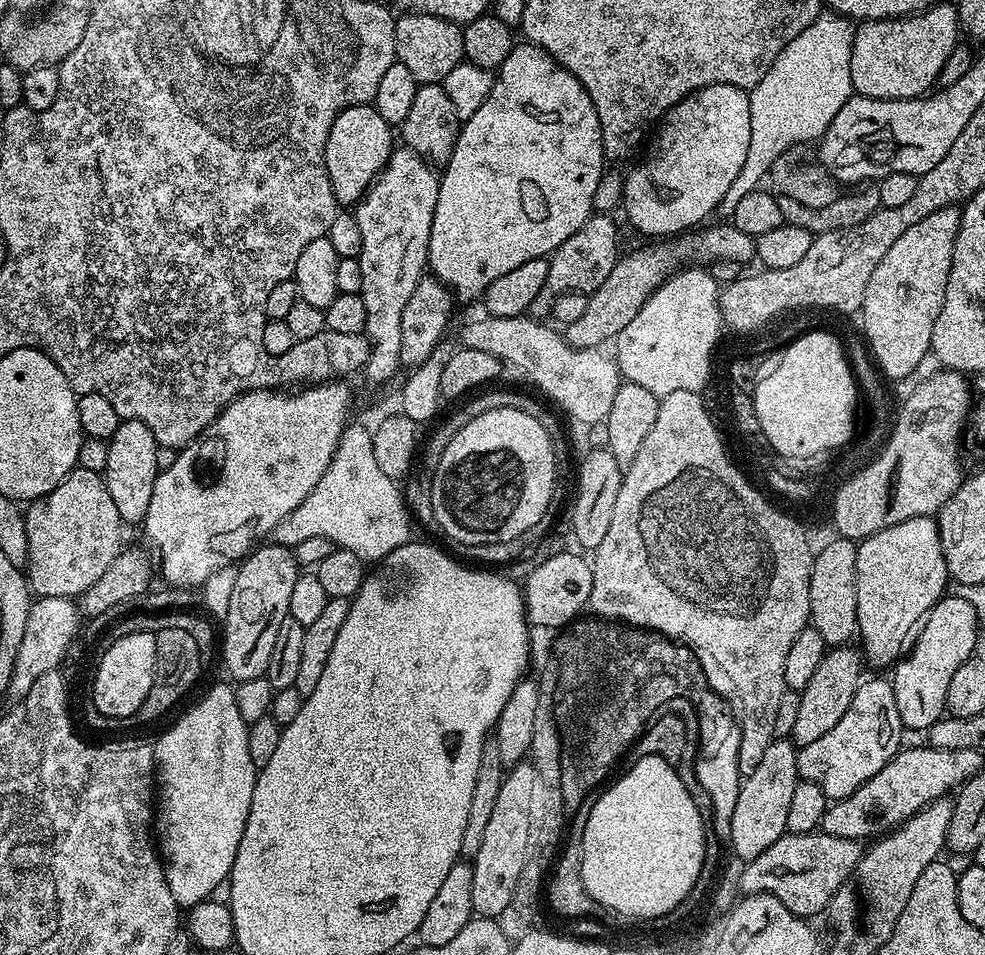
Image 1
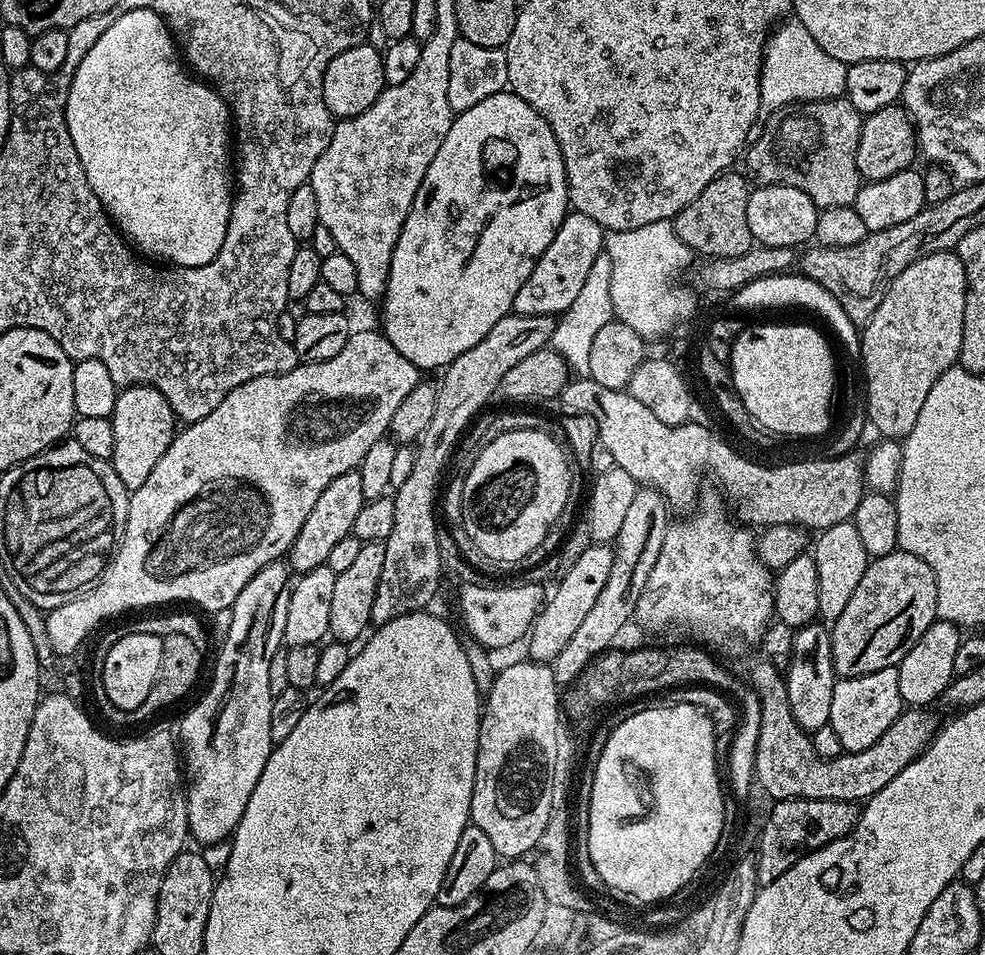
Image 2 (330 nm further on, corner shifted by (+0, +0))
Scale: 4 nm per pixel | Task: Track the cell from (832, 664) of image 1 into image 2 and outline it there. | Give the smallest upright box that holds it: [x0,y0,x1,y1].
[830,550,938,677]

